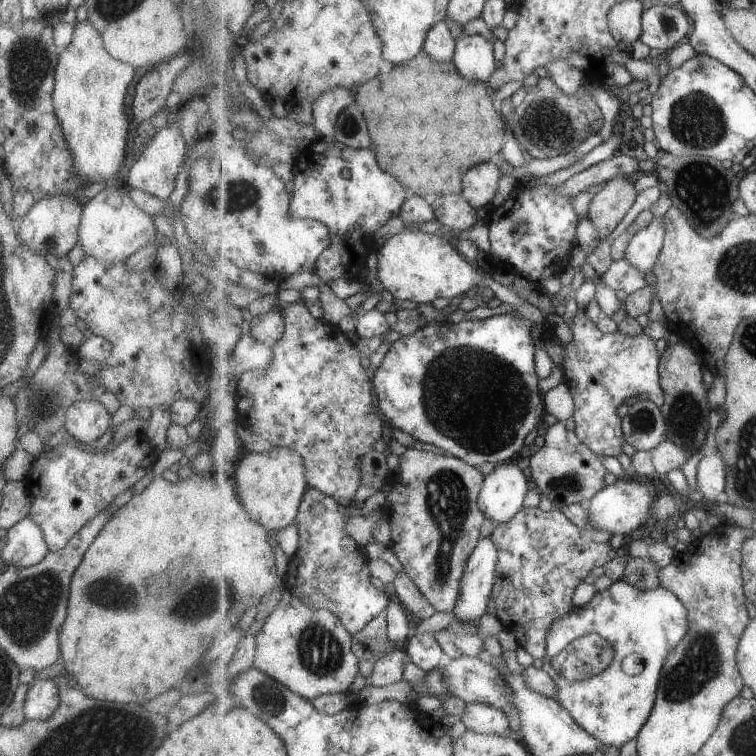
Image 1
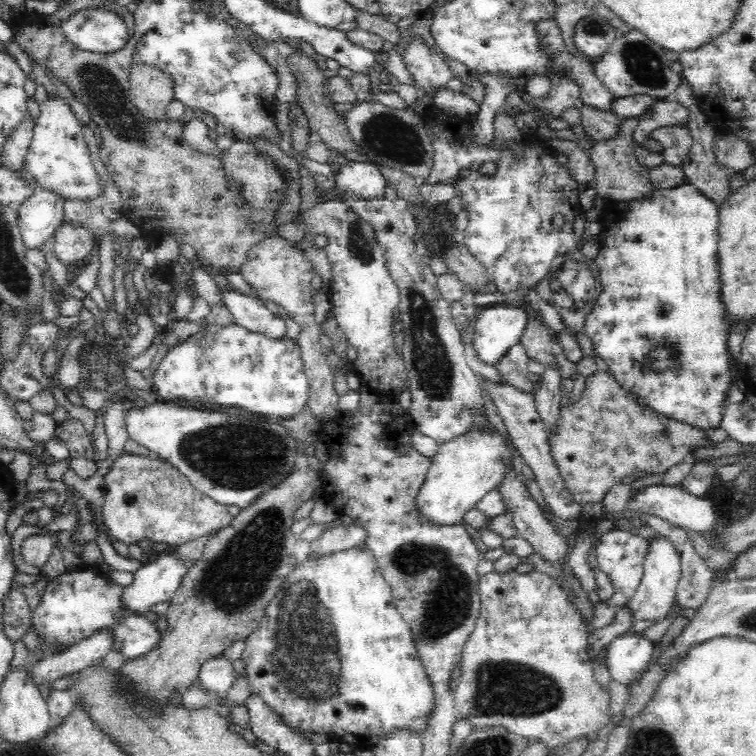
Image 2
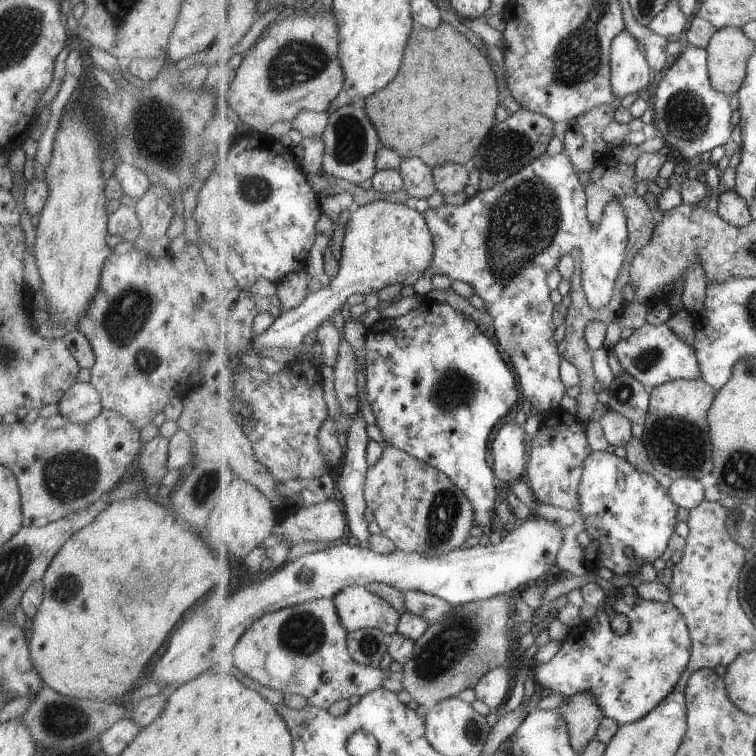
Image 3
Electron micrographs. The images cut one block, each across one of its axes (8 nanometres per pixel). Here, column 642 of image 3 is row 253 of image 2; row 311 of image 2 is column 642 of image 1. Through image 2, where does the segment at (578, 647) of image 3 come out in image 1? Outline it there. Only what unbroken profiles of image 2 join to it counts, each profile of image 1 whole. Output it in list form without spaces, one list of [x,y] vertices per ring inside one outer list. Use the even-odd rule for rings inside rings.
[[[625,580],[614,581],[607,589],[597,591],[591,602],[577,609],[553,622],[547,634],[548,653],[543,659],[542,668],[557,684],[555,700],[573,715],[575,721],[603,744],[620,747],[637,738],[651,716],[665,662],[689,632],[689,614],[685,604],[672,590],[659,586],[641,591]],[[591,632],[596,632],[613,644],[615,660],[601,674],[587,680],[570,681],[551,666],[551,658],[572,640]],[[631,654],[639,654],[643,664],[642,671],[633,676],[623,673],[623,660]]]

